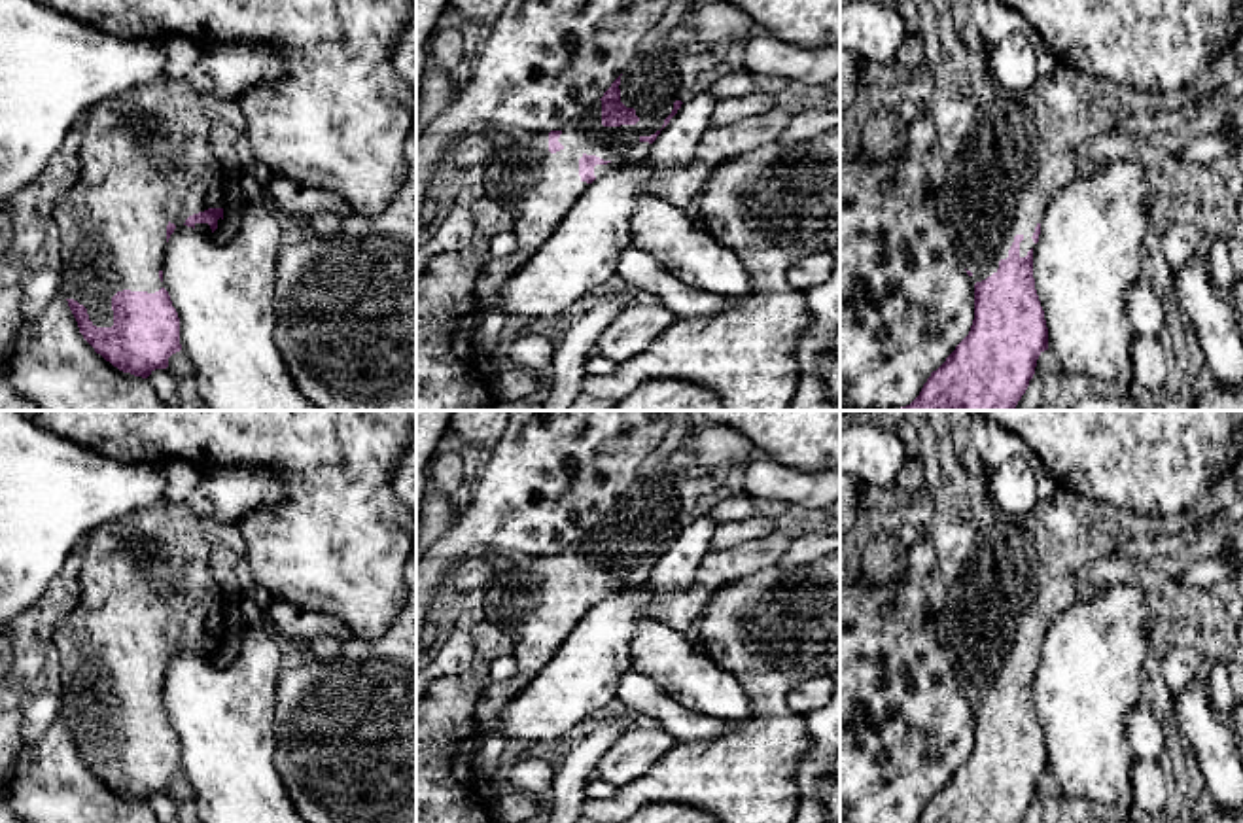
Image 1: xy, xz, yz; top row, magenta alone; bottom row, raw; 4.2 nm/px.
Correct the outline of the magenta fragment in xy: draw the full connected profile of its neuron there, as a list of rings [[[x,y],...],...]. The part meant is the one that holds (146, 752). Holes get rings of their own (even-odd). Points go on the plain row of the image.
[[[165,499],[95,528],[81,547],[79,604],[53,630],[62,683],[59,719],[68,725],[79,757],[96,778],[123,797],[148,802],[155,793],[166,793],[168,781],[182,774],[180,742],[163,711],[166,666],[178,649],[210,660],[225,638],[227,600],[216,579],[219,545],[184,499]]]

